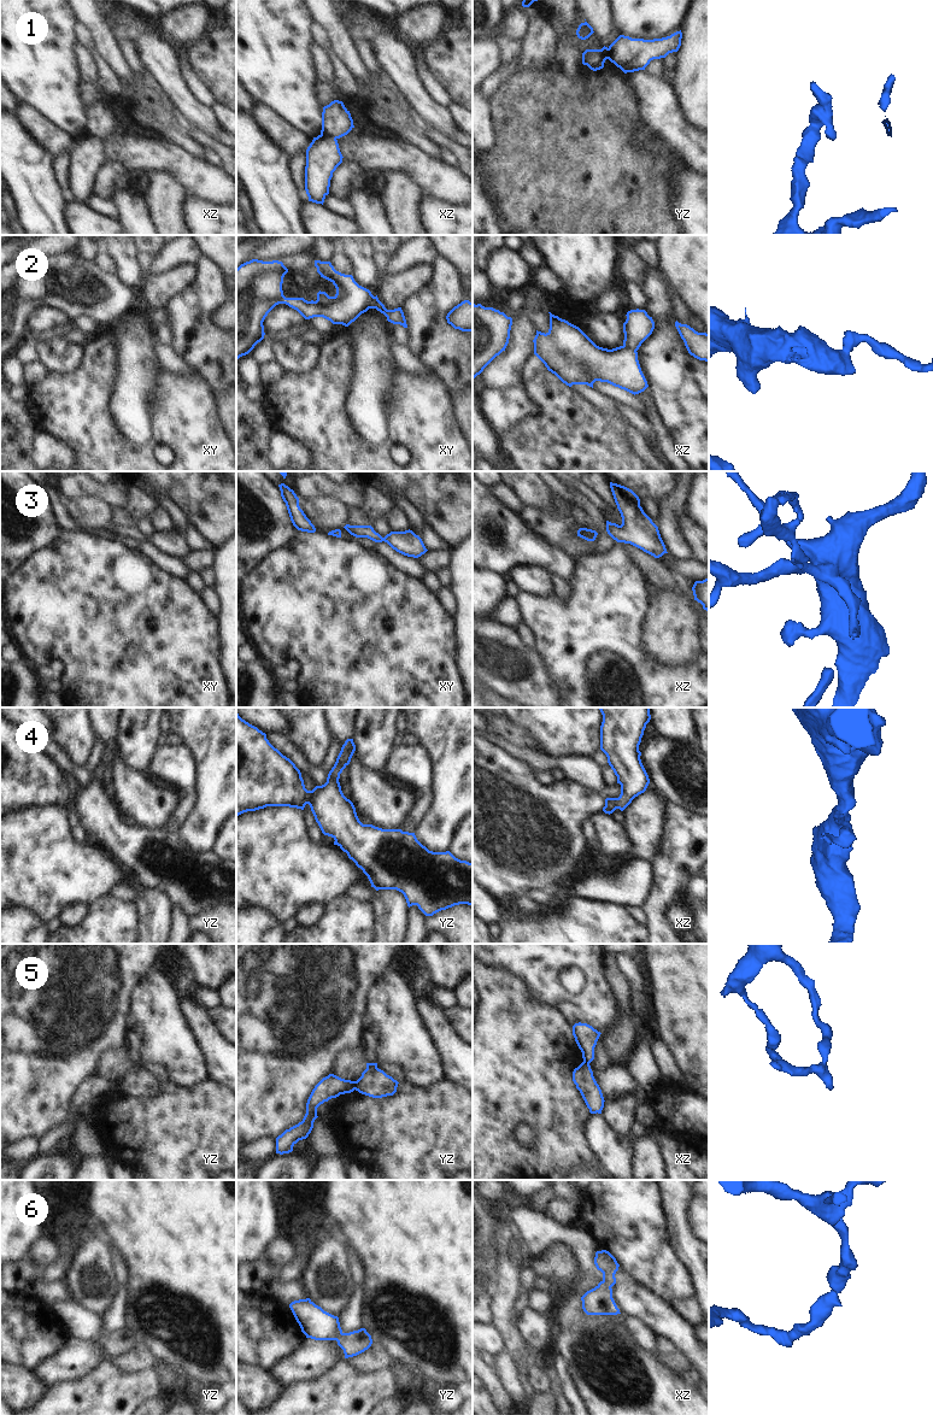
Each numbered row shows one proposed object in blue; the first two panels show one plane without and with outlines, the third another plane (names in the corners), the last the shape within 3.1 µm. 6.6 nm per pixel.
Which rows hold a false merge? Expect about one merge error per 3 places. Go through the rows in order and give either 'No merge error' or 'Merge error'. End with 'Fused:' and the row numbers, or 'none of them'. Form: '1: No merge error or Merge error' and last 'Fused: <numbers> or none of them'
1: Merge error
2: No merge error
3: No merge error
4: Merge error
5: Merge error
6: No merge error
Fused: 1, 4, 5

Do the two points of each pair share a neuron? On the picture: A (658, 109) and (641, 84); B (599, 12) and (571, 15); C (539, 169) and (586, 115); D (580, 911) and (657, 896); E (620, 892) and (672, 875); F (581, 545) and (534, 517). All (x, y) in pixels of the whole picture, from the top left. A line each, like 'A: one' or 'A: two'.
A: one
B: two
C: one
D: two
E: two
F: one

